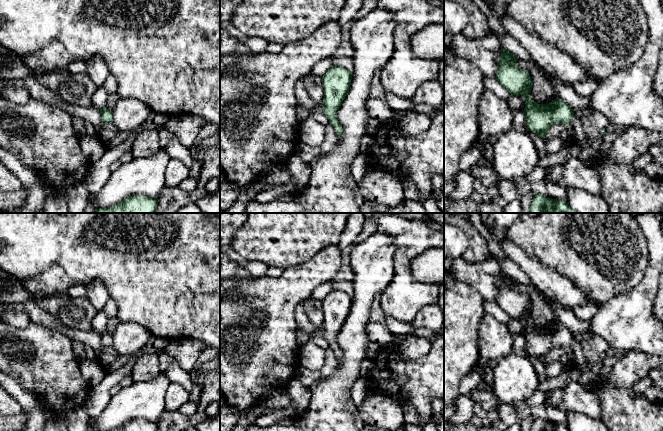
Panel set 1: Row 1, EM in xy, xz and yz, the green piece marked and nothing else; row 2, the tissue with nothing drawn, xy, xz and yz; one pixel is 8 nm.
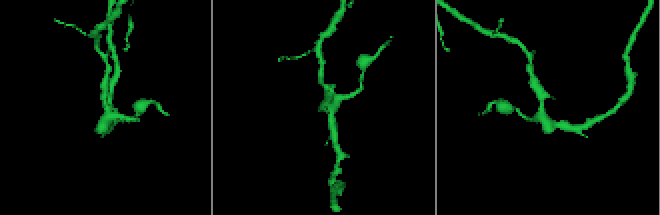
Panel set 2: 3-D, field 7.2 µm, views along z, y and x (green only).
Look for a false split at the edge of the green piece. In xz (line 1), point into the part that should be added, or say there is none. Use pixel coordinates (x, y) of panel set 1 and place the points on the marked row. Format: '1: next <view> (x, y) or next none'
1: next none

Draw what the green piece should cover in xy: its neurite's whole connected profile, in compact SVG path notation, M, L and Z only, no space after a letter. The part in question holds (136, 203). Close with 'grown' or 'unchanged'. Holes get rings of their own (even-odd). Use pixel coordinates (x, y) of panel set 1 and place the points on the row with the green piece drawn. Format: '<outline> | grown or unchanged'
M132 195L113 207L95 209L94 213L155 213L157 197Z | unchanged

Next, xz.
M332 66L322 76L324 87L324 106L321 108L334 127L338 137L341 136L343 128L337 118L337 110L348 94L352 80L352 73L342 66Z | unchanged

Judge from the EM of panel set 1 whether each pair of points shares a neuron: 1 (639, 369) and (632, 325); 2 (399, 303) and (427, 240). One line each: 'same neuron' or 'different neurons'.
1: different neurons
2: same neuron

